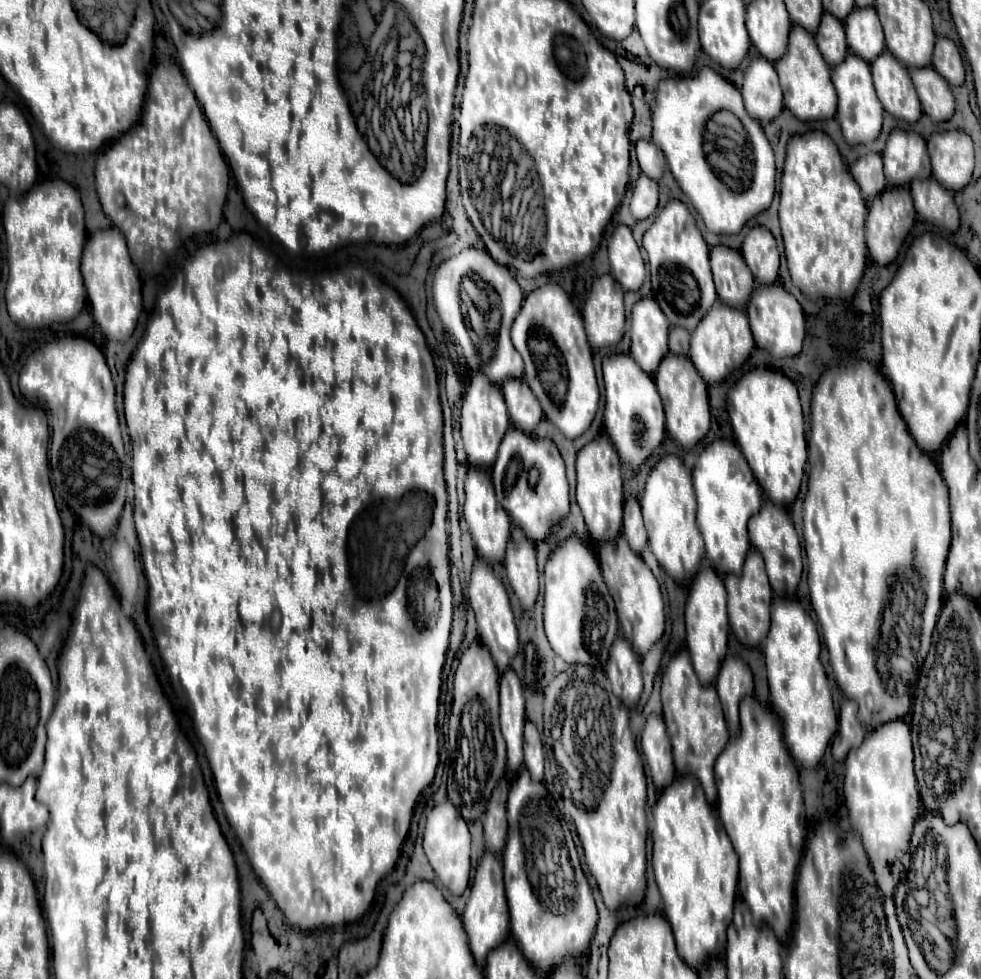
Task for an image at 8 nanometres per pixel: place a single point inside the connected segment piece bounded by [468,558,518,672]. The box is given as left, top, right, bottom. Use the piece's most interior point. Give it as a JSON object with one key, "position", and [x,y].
{"position":[496,626]}

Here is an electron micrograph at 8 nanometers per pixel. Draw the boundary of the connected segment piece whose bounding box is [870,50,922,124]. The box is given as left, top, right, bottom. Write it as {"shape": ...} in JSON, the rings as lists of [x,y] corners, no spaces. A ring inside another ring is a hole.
{"shape":[[[888,50],[872,60],[870,68],[874,76],[874,88],[884,110],[910,124],[916,122],[922,114],[922,104],[918,100],[916,88],[912,86],[908,68],[902,62],[896,62]]]}

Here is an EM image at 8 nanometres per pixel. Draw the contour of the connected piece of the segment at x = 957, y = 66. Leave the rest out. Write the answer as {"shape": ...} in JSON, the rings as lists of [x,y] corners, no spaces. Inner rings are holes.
{"shape":[[[936,38],[932,66],[940,76],[948,80],[948,84],[964,84],[964,62],[956,44],[950,38]]]}

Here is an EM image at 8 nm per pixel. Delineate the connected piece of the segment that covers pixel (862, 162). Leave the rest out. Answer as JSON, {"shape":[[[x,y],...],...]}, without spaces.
{"shape":[[[868,152],[866,156],[858,158],[850,164],[850,172],[862,188],[866,200],[874,198],[880,190],[886,188],[886,178],[882,172],[882,156],[878,152]]]}

